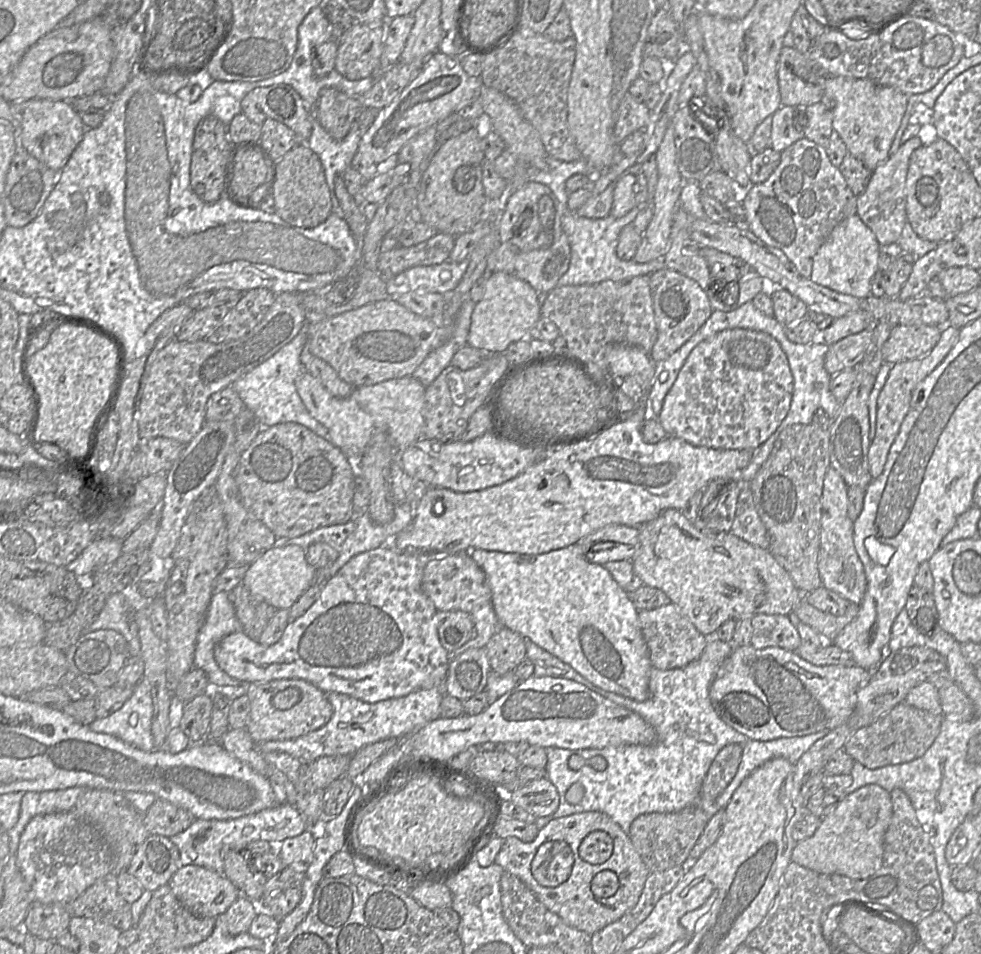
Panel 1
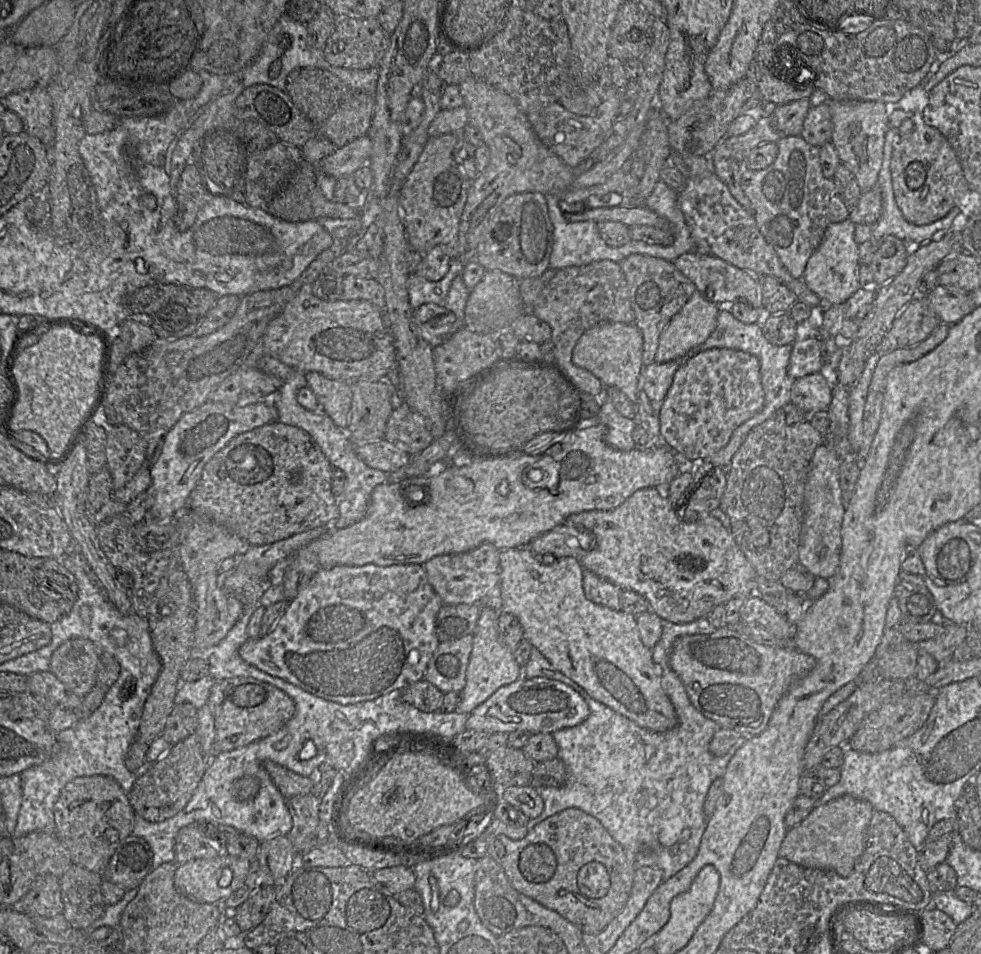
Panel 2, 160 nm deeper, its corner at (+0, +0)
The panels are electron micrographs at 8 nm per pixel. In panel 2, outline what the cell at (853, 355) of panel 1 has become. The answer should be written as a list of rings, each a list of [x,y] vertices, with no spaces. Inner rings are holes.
[[[821,338],[795,340],[787,368],[788,375],[797,379],[818,373],[824,365],[824,341]]]

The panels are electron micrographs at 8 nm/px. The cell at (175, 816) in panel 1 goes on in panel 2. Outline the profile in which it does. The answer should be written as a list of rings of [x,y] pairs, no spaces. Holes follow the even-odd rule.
[[[208,704],[198,709],[198,725],[193,736],[171,745],[155,762],[139,772],[128,793],[135,813],[147,821],[161,822],[179,813],[187,805],[200,783],[212,758],[215,740],[215,717]]]

